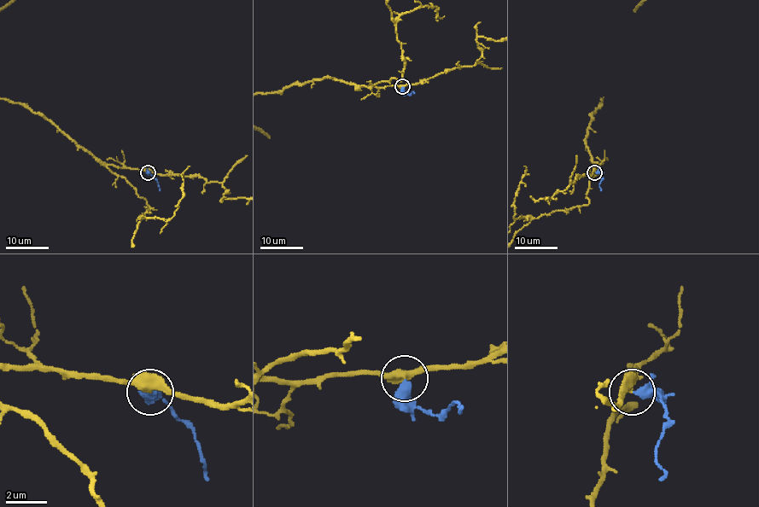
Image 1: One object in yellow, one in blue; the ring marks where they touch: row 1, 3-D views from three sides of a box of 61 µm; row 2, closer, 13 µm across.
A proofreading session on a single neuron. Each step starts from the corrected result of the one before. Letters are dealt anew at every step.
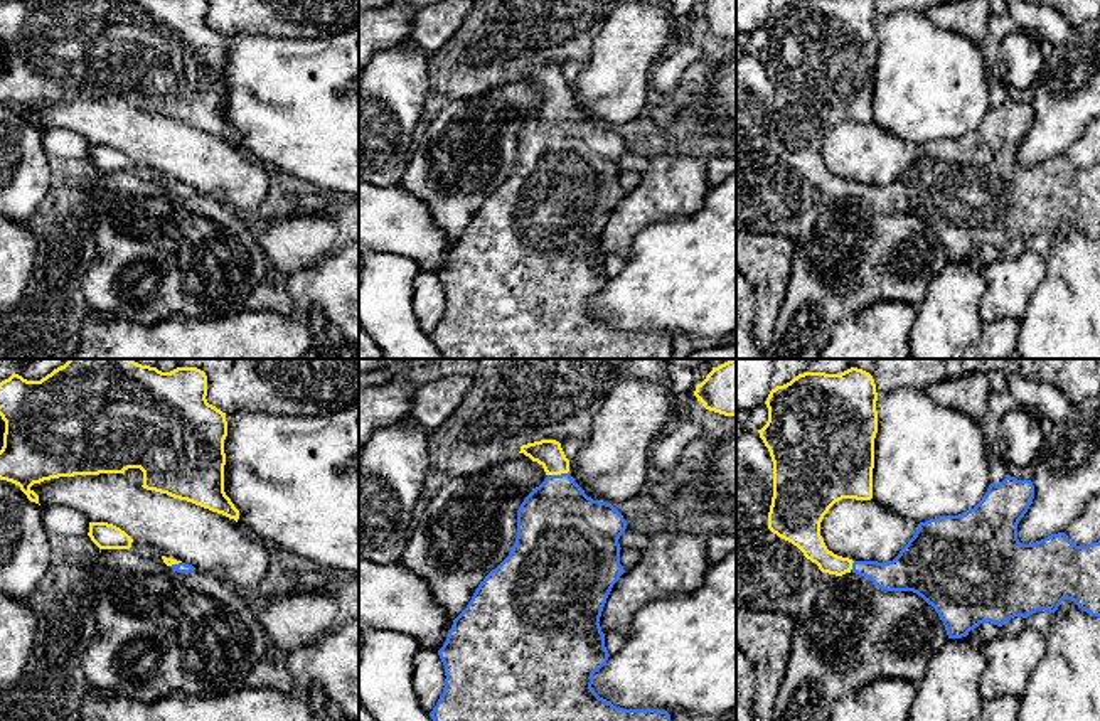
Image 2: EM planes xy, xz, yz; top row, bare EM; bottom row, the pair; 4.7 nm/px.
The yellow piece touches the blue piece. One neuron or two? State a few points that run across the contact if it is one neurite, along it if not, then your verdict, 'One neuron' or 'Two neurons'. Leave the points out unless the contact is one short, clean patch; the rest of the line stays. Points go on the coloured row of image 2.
Line: xz (548, 453), (556, 465), (556, 474), (558, 526). One neuron

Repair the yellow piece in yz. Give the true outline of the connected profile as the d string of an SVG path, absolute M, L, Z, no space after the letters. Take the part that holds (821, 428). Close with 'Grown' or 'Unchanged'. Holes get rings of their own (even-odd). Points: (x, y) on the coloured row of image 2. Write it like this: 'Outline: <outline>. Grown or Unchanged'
Outline: M857 367L841 374L804 372L770 391L765 401L768 421L758 433L773 462L773 497L768 512L768 529L773 534L797 546L822 573L842 576L852 571L881 590L916 593L935 608L948 638L962 638L984 622L1002 627L1014 617L1028 618L1039 610L1055 613L1063 600L1071 600L1088 615L1100 618L1100 541L1076 546L1065 532L1058 532L1033 544L1021 544L1017 524L1033 504L1034 485L1031 480L1017 480L1011 475L999 483L991 483L974 509L920 522L915 536L893 561L852 561L829 551L820 536L820 522L829 509L842 499L873 499L876 401L873 376Z. Grown

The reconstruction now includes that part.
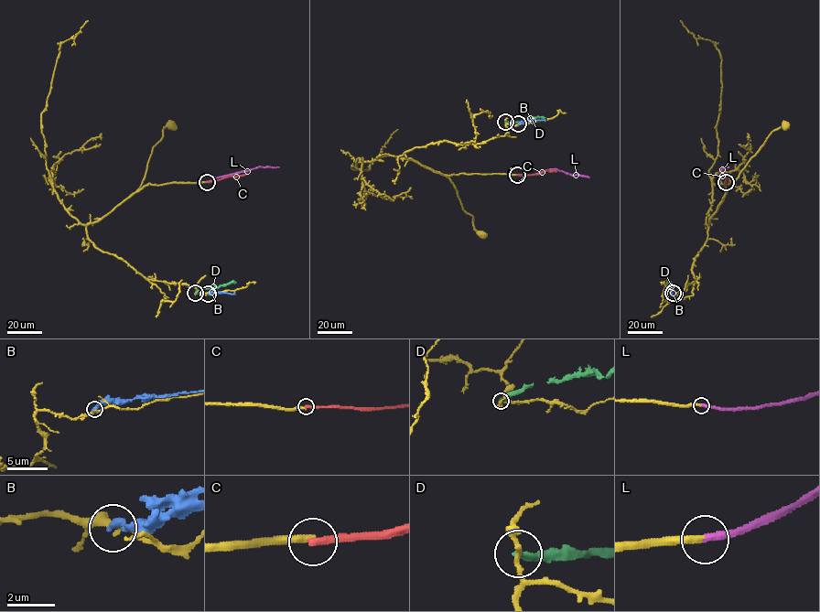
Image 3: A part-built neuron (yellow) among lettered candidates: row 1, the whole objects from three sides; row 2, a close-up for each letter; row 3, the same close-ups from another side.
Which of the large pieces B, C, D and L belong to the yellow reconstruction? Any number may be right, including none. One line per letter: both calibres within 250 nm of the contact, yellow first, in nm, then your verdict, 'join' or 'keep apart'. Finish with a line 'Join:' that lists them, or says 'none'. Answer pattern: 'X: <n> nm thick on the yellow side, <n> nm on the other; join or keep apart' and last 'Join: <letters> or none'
B: 320 nm thick on the yellow side, 320 nm on the other; keep apart
C: 320 nm thick on the yellow side, 340 nm on the other; keep apart
D: 140 nm thick on the yellow side, 280 nm on the other; keep apart
L: 320 nm thick on the yellow side, 320 nm on the other; join
Join: L

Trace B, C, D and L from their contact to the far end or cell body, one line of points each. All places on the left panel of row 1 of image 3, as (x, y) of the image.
B: (208, 294), (235, 294)
C: (206, 182), (246, 174)
D: (195, 293), (236, 282)
L: (206, 182), (258, 166), (279, 166)

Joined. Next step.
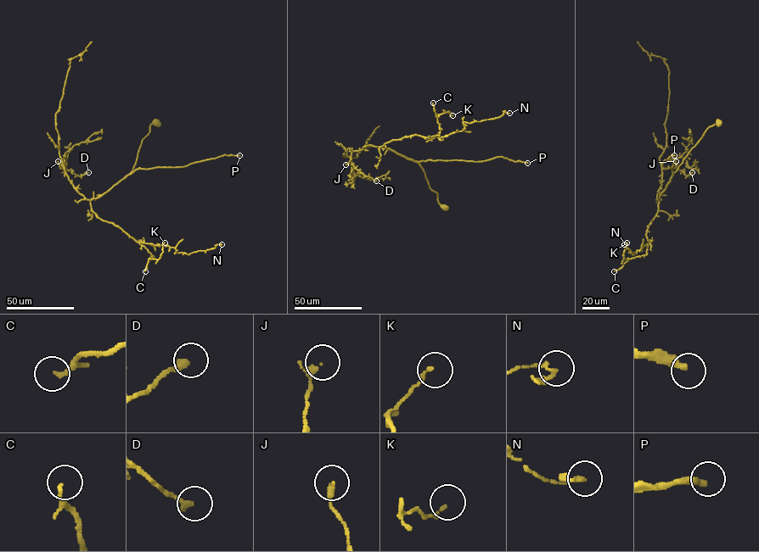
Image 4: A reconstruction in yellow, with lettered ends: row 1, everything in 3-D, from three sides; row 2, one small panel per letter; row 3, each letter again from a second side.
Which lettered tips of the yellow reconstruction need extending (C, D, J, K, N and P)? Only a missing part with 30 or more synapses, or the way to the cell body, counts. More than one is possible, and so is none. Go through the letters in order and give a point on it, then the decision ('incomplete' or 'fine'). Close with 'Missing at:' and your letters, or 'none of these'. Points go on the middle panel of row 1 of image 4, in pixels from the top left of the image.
C: at (433, 103); fine
D: at (376, 181); fine
J: at (345, 164); fine
K: at (452, 115); fine
N: at (509, 113); fine
P: at (527, 163); incomplete
Missing at: P

